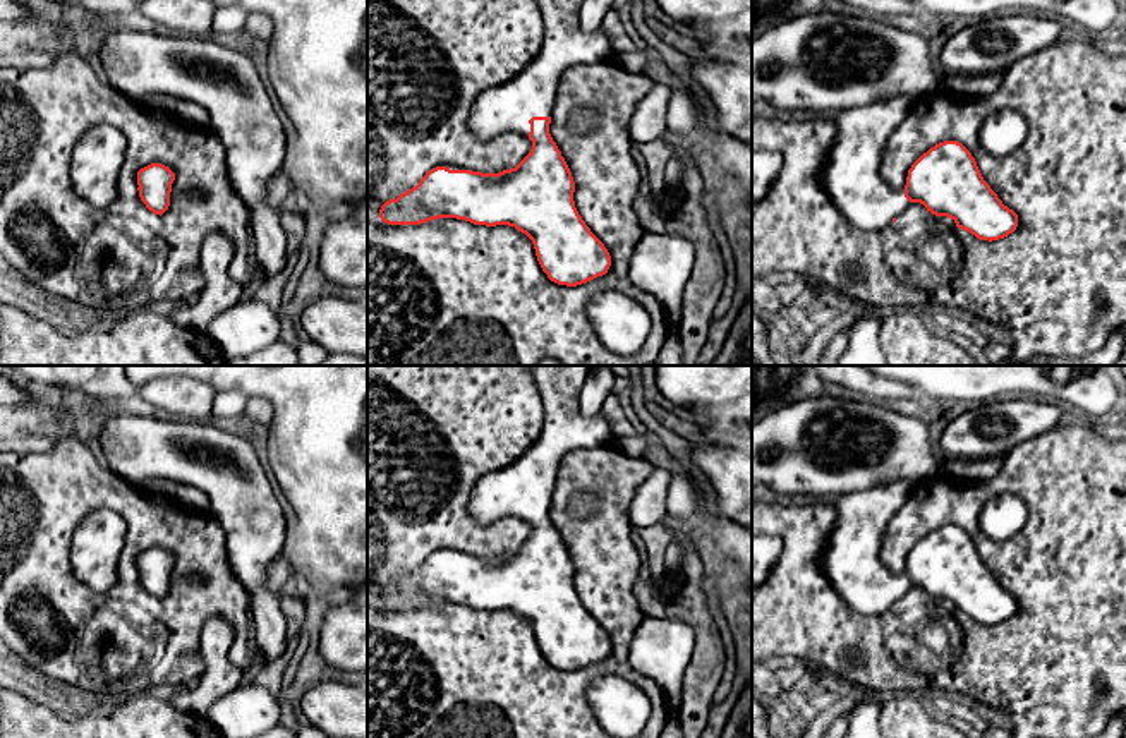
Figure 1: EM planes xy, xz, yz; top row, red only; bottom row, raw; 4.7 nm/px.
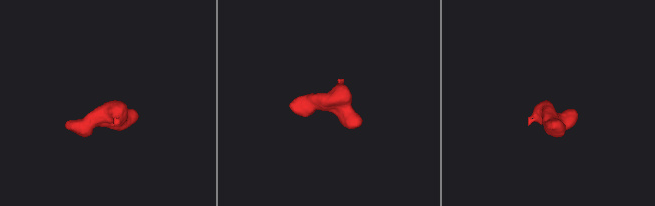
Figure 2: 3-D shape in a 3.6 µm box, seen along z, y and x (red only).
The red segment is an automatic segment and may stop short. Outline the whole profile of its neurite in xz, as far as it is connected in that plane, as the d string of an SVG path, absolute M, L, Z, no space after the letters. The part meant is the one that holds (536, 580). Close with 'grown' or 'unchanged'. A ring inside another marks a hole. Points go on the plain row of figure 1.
M534 366L536 388L542 402L541 434L530 450L510 467L486 474L470 494L469 515L481 527L515 517L532 525L530 537L515 553L499 558L436 551L415 572L386 585L379 594L381 606L421 609L438 602L457 602L486 611L508 609L532 625L542 656L558 669L577 671L608 657L611 640L578 599L572 556L549 518L561 458L573 450L614 445L613 431L602 412L596 415L580 412L580 390L590 367Z; grown

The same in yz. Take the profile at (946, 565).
M896 481L834 498L836 525L822 553L822 570L841 599L862 614L893 614L894 604L911 589L920 587L935 601L951 602L958 613L980 625L999 625L1018 611L1018 599L1002 589L984 565L975 542L958 525L944 525L923 537L908 554L906 570L894 575L881 560L884 534L891 518L905 505L913 484Z; grown

